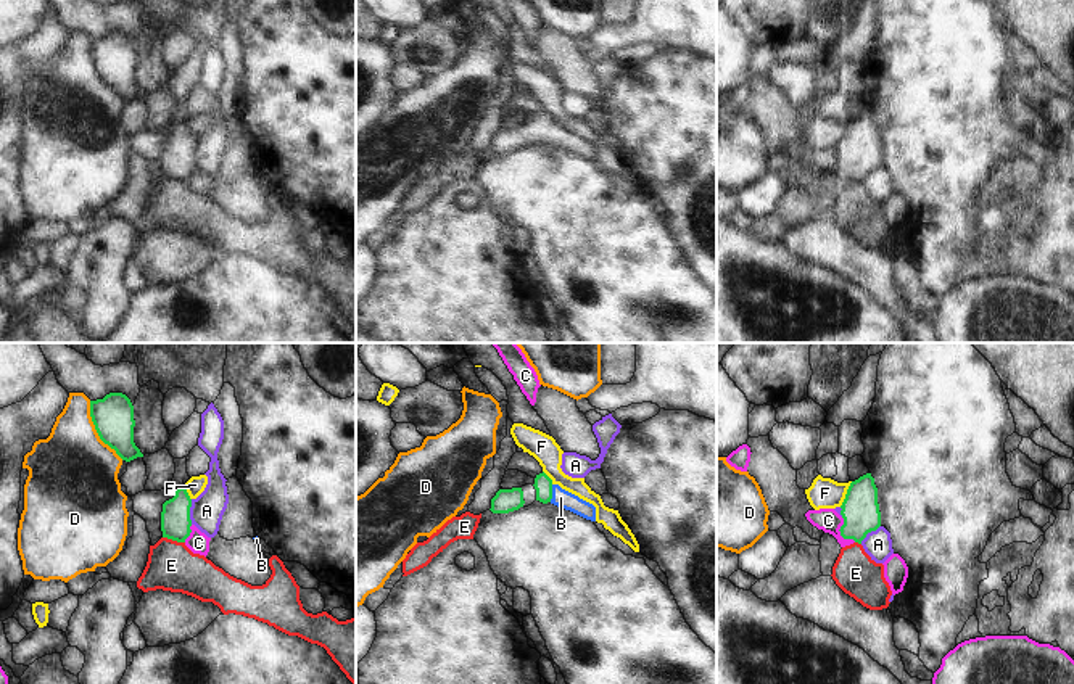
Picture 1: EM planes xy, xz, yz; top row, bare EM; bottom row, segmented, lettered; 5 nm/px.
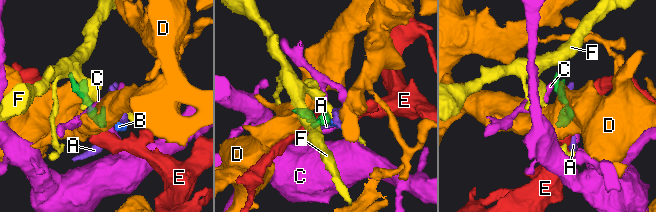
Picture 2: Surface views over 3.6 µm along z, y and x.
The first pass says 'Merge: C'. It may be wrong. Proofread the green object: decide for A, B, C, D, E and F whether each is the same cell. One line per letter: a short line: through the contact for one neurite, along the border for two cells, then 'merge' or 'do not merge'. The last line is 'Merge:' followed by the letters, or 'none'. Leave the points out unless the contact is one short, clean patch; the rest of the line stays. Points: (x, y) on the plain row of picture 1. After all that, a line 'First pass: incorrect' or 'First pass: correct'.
A: line xy (192, 139), (190, 163); do not merge
B: line xz (543, 124), (551, 132), (561, 137); merge
C: line yz (841, 156), (839, 173), (855, 181); do not merge
D: line xy (89, 41), (89, 55), (97, 74), (123, 98); do not merge
E: line xy (163, 176), (184, 182); do not merge
F: line yz (852, 121), (839, 145); do not merge
Merge: B
First pass: incorrect

